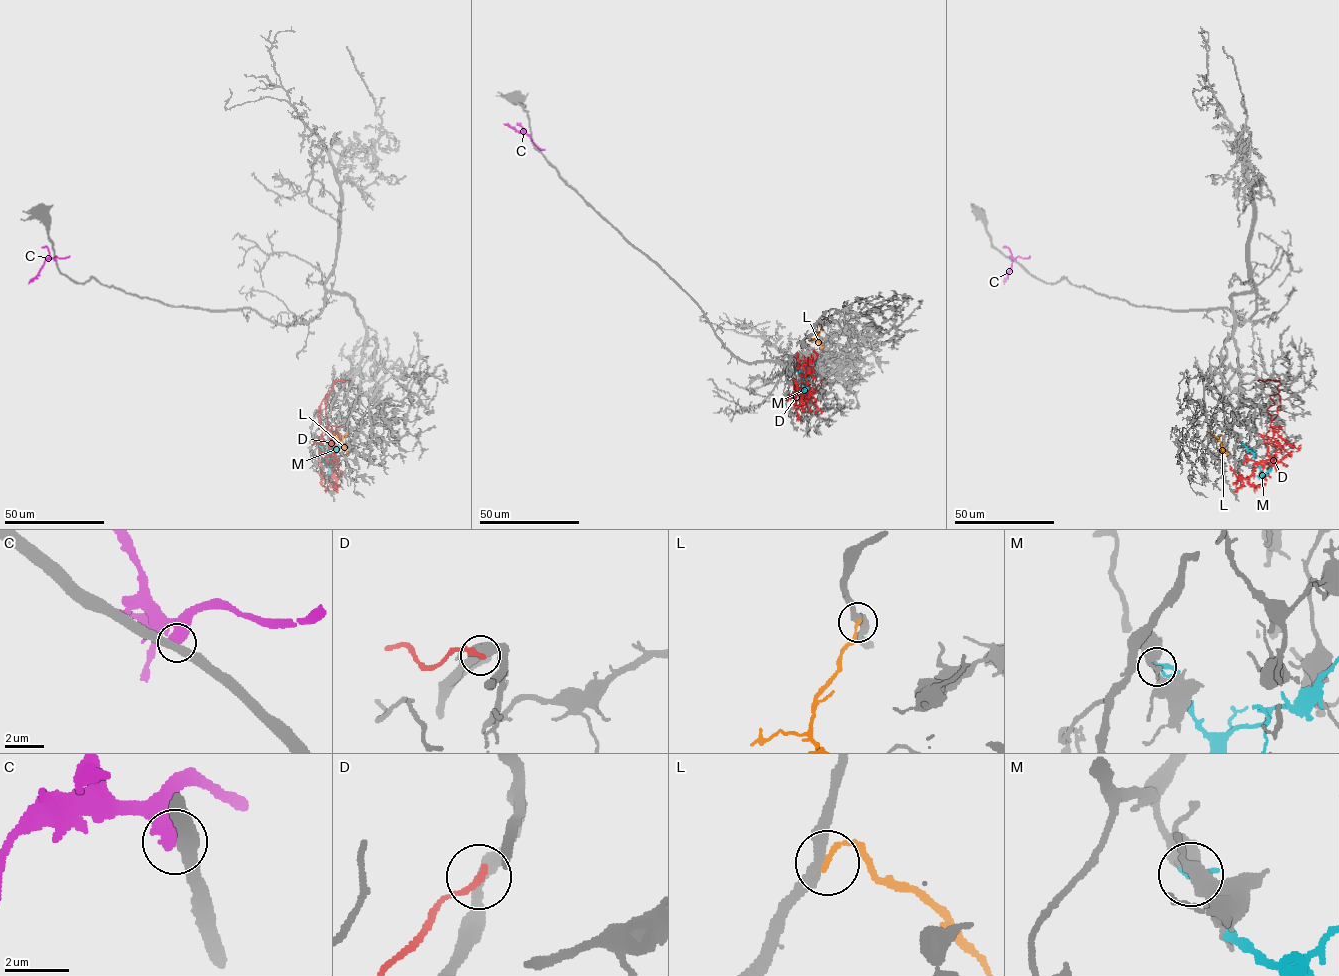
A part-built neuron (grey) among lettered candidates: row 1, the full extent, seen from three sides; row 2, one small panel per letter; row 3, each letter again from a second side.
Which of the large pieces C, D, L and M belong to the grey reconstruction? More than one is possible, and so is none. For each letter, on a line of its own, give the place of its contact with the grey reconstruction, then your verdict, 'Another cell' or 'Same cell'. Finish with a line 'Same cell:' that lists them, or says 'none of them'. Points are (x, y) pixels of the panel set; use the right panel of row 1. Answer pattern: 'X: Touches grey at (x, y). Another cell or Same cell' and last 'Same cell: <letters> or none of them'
C: Touches grey at (1015, 260). Another cell
D: Touches grey at (1259, 380). Another cell
L: Touches grey at (1208, 433). Same cell
M: Touches grey at (1248, 446). Another cell
Same cell: L

